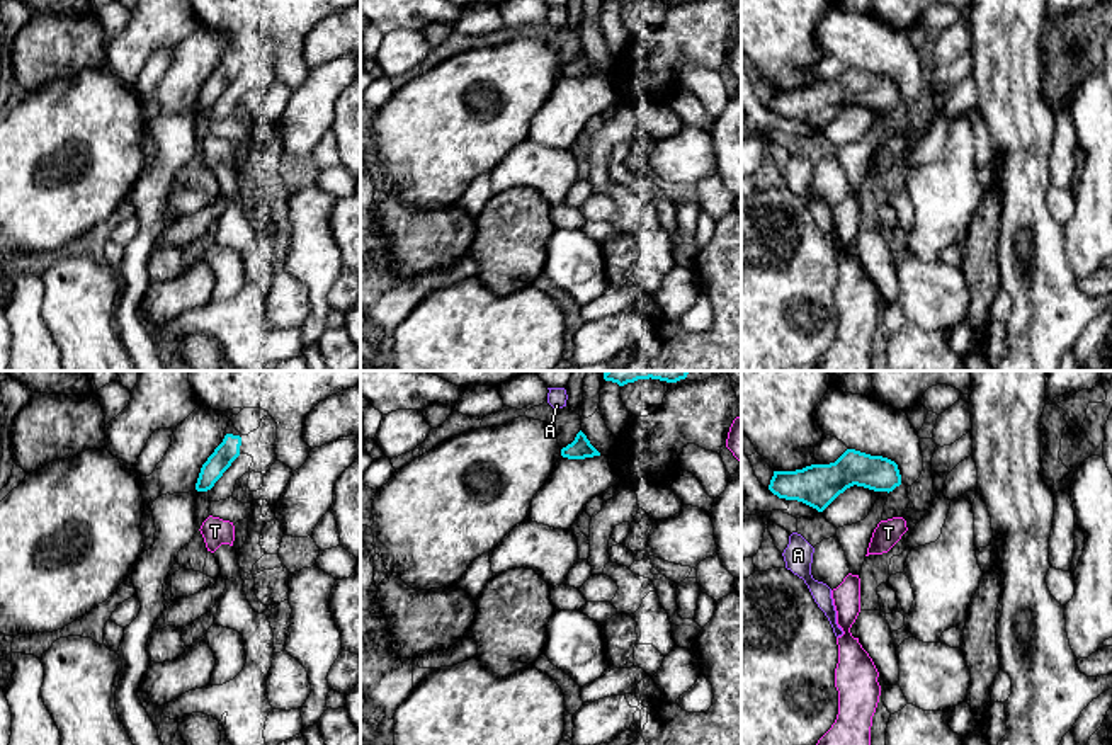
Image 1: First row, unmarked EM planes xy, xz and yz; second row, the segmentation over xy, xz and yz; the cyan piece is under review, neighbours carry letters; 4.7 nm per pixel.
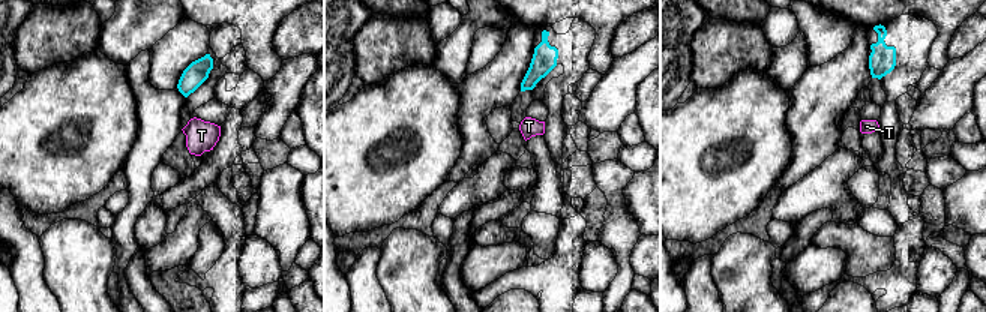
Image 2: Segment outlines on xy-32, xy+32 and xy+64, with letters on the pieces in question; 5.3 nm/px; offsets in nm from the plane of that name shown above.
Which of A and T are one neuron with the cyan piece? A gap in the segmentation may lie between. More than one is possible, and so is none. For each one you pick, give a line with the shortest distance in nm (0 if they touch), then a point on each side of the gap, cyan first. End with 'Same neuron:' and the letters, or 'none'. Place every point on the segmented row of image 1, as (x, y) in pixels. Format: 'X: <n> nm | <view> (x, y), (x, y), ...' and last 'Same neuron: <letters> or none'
Same neuron: none

